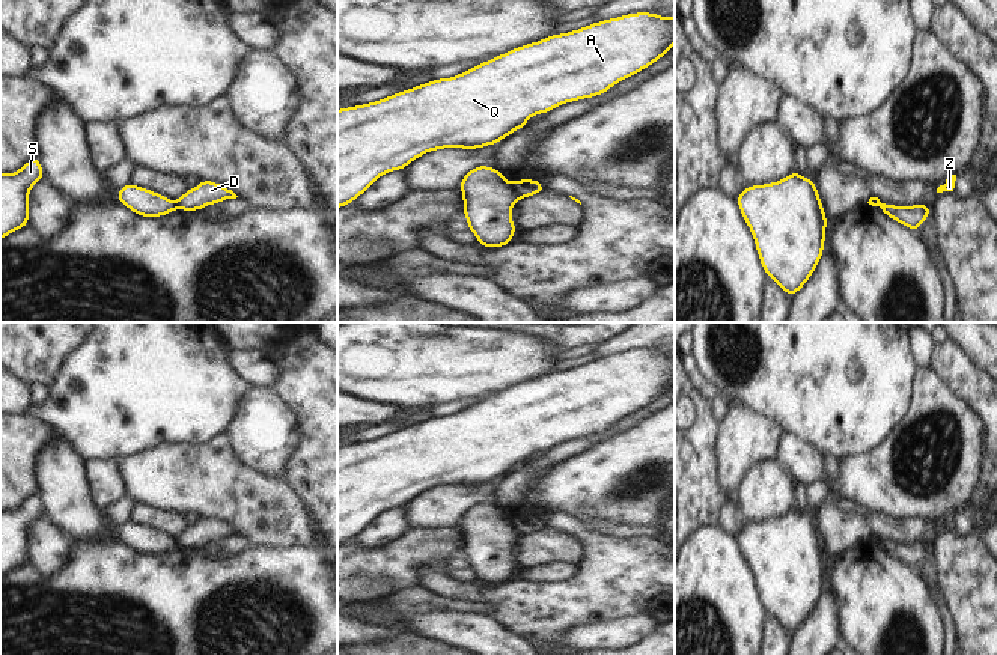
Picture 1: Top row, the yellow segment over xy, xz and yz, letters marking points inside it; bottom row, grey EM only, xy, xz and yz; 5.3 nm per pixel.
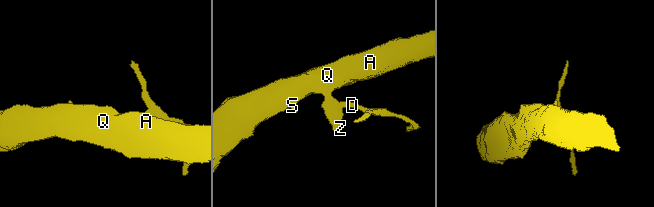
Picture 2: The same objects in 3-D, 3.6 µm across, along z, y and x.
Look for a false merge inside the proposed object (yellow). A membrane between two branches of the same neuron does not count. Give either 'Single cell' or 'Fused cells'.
Fused cells

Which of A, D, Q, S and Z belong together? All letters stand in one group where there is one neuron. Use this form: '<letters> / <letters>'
A Q S Z / D

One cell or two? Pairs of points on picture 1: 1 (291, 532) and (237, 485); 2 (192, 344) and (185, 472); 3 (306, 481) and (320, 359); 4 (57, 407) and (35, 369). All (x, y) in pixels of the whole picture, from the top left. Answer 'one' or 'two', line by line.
1: one
2: two
3: one
4: two

